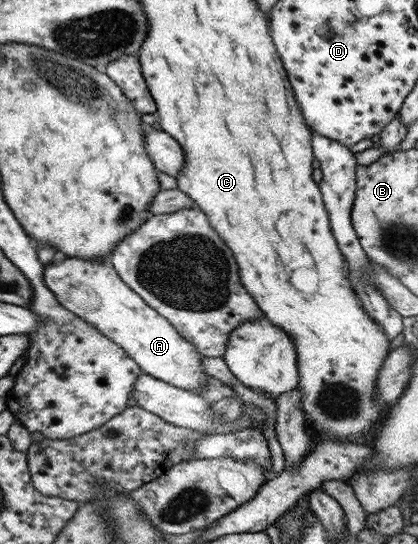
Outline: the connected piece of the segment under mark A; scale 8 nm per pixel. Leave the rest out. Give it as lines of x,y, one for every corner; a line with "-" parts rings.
107,254
101,264
99,260
66,257
58,263
50,262
43,266
43,283
62,308
117,344
127,357
135,361
142,373
193,393
199,393
208,384
208,376
201,367
202,356
193,344
184,340
167,320
123,284

